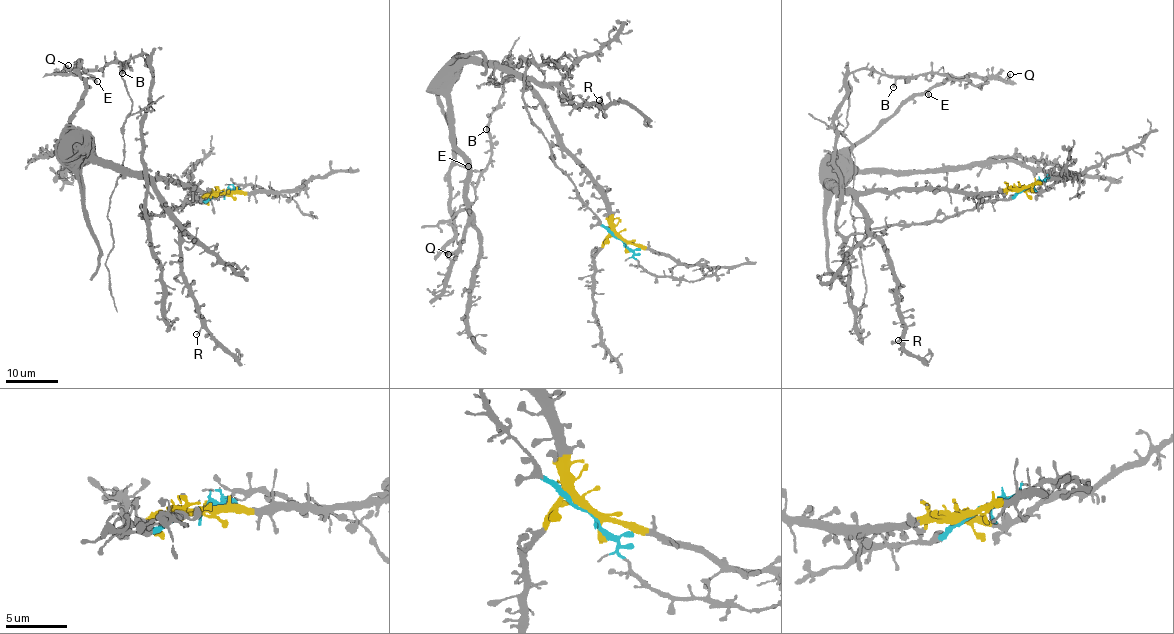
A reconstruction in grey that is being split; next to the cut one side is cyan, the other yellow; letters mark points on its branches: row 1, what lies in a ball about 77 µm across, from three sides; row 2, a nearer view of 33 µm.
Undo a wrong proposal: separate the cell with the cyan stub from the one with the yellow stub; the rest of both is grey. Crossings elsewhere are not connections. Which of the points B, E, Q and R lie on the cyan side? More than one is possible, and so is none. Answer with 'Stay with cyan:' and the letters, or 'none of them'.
Stay with cyan: B

